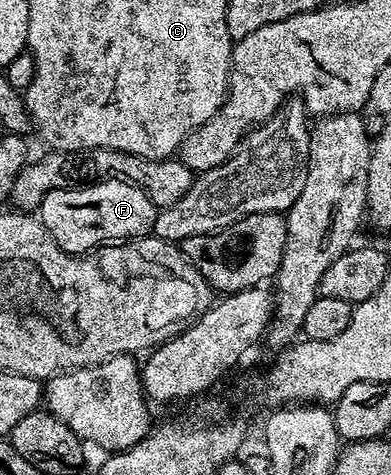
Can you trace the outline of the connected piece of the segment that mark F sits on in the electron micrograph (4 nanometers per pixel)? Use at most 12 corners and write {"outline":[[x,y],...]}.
{"outline":[[119,178],[52,190],[39,217],[84,255],[144,238],[159,213]]}

